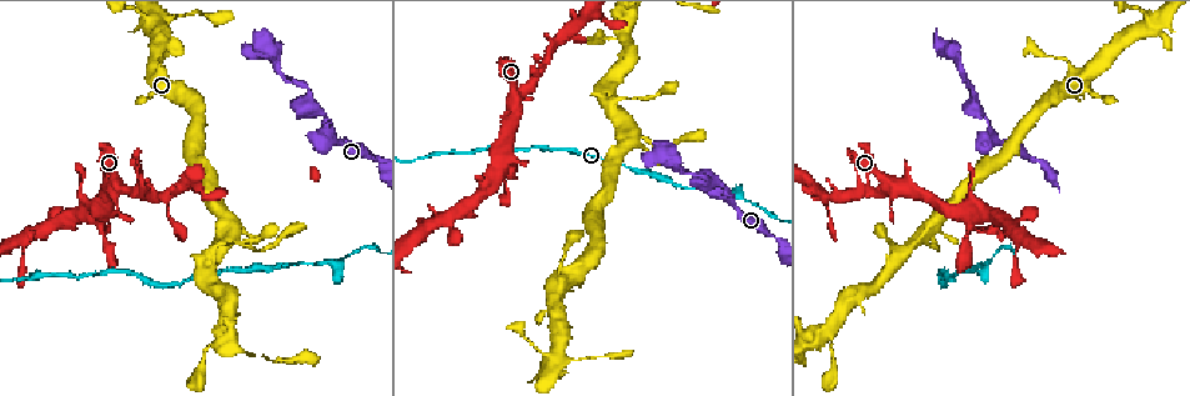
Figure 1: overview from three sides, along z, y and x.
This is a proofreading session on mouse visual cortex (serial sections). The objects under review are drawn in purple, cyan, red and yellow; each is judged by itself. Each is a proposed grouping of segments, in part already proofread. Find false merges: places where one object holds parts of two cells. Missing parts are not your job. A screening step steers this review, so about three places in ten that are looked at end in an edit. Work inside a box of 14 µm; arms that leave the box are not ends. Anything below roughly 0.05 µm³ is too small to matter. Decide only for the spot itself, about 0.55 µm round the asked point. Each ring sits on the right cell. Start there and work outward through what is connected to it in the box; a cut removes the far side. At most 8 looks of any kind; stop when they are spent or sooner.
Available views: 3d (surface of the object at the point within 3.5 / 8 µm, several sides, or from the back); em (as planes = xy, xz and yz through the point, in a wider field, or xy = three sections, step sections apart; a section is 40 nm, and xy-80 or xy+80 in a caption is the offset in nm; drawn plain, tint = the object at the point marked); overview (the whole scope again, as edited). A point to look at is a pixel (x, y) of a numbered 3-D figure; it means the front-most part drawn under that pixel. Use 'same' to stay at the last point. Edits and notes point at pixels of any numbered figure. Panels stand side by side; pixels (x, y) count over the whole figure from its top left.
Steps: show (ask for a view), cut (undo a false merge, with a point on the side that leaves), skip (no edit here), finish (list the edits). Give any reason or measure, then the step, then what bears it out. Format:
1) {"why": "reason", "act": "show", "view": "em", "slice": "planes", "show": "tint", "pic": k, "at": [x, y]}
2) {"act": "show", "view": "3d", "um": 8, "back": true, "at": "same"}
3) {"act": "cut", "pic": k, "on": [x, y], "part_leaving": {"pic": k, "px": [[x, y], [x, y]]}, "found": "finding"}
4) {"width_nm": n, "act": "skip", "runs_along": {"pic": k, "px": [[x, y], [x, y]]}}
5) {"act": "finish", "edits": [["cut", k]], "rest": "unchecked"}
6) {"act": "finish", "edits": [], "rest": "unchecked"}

{"why": "three arms meet", "act": "show", "view": "3d", "um": 3.5, "pic": 1, "at": [995, 138]}

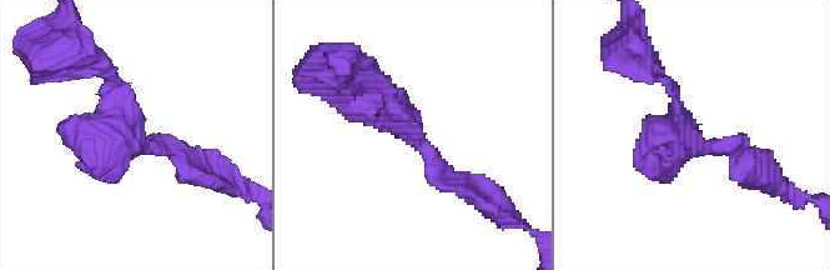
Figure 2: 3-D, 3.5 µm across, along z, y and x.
{"act": "skip", "runs_along": {"pic": 2, "px": [[186, 168], [117, 126], [109, 73]]}, "found": "all the same cell"}

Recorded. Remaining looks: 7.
{"why": "arms part here", "act": "show", "view": "3d", "um": 3.5, "pic": 1, "at": [987, 264]}

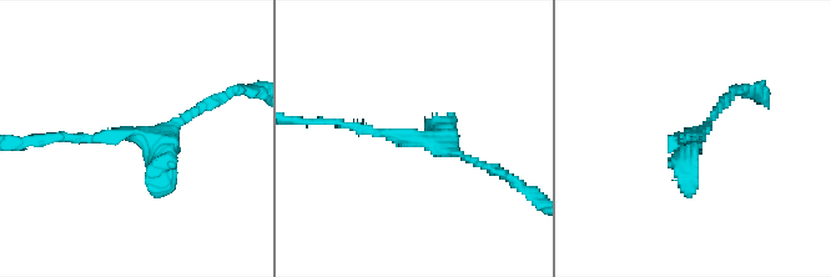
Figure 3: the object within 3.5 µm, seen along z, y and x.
{"why": "now the EM", "act": "show", "view": "em", "slice": "xy", "step": 5, "show": "tint", "pic": 3, "at": [695, 136]}

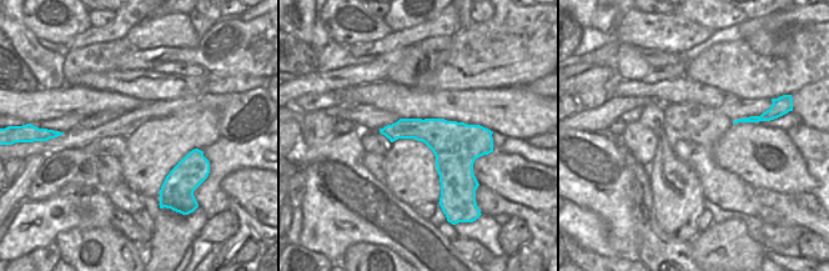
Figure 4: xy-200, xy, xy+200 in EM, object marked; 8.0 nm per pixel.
{"act": "skip", "runs_along": {"pic": 3, "px": [[72, 137], [152, 137], [165, 195]]}, "found": "one cell here"}

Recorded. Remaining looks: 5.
{"why": "thick turns thin", "act": "show", "view": "3d", "um": 3.5, "pic": 1, "at": [814, 199]}

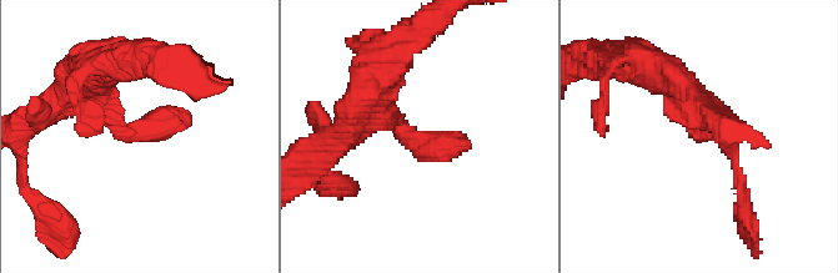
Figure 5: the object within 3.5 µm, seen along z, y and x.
{"why": "need the tissue", "act": "show", "view": "em", "slice": "planes", "show": "plain", "pic": 5, "at": [122, 129]}

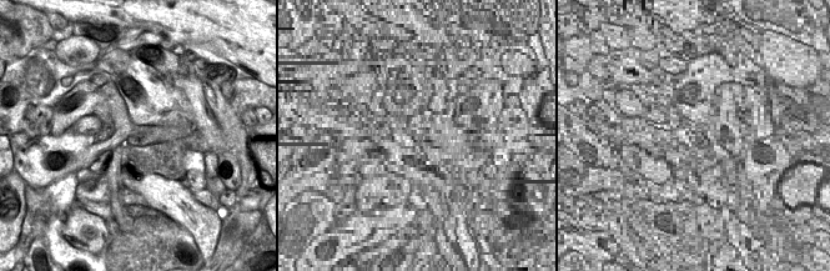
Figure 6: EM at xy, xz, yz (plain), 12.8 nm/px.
{"act": "show", "view": "em", "slice": "planes", "show": "tint", "at": "same"}

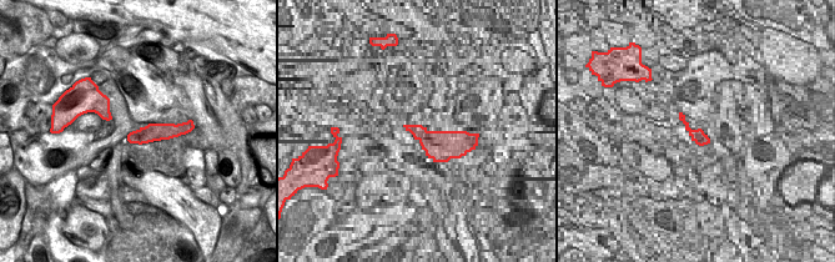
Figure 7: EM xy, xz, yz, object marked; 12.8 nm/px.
{"act": "skip", "runs_along": {"pic": 7, "px": [[177, 129], [130, 137]]}, "found": "all the same cell"}

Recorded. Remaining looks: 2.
{"act": "finish", "edits": [], "rest": "unchecked"}

